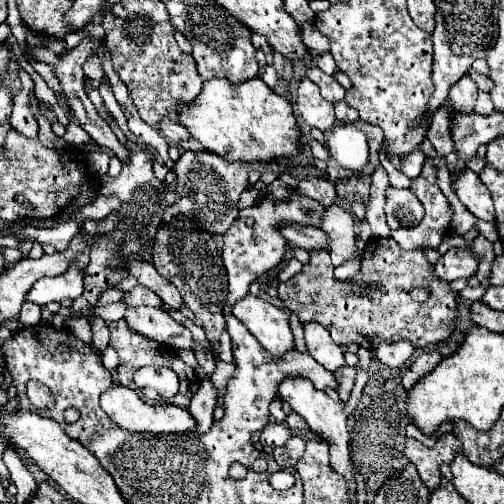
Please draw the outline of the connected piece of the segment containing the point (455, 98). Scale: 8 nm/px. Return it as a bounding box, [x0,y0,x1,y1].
[450,75,476,113]

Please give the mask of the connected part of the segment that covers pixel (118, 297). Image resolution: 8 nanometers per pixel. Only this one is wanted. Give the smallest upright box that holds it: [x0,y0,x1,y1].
[98,289,126,307]

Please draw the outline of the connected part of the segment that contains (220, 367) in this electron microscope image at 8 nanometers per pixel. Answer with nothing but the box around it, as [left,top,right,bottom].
[214,361,234,405]

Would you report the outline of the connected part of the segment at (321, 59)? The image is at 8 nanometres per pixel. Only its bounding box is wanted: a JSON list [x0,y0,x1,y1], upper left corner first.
[316,51,336,75]

